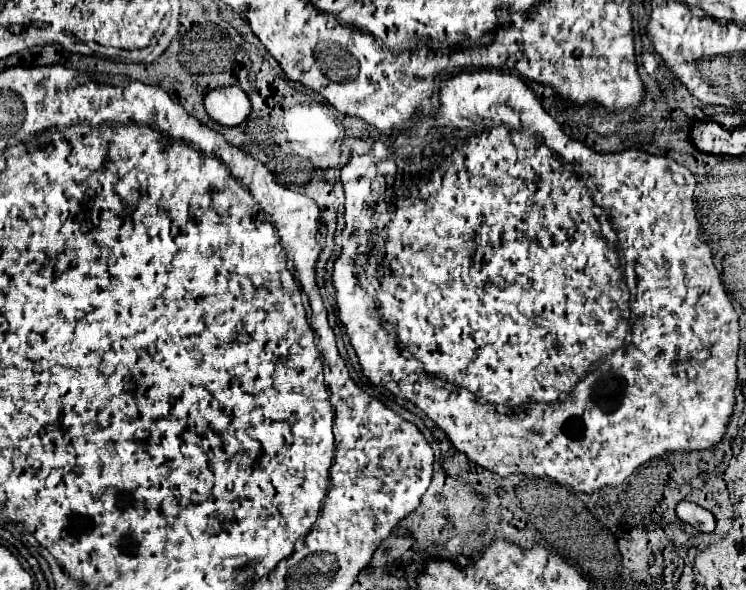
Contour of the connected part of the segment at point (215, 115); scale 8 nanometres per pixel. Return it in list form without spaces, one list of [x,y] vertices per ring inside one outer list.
[[[236,86],[214,88],[204,96],[204,108],[214,122],[232,128],[242,124],[248,118],[250,100]]]

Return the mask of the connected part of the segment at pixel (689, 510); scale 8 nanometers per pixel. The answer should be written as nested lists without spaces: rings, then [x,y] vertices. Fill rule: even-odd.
[[[680,502],[676,508],[676,514],[682,522],[694,526],[700,532],[712,532],[716,528],[716,520],[712,516],[712,512],[704,510],[702,506],[694,504],[694,502]]]

